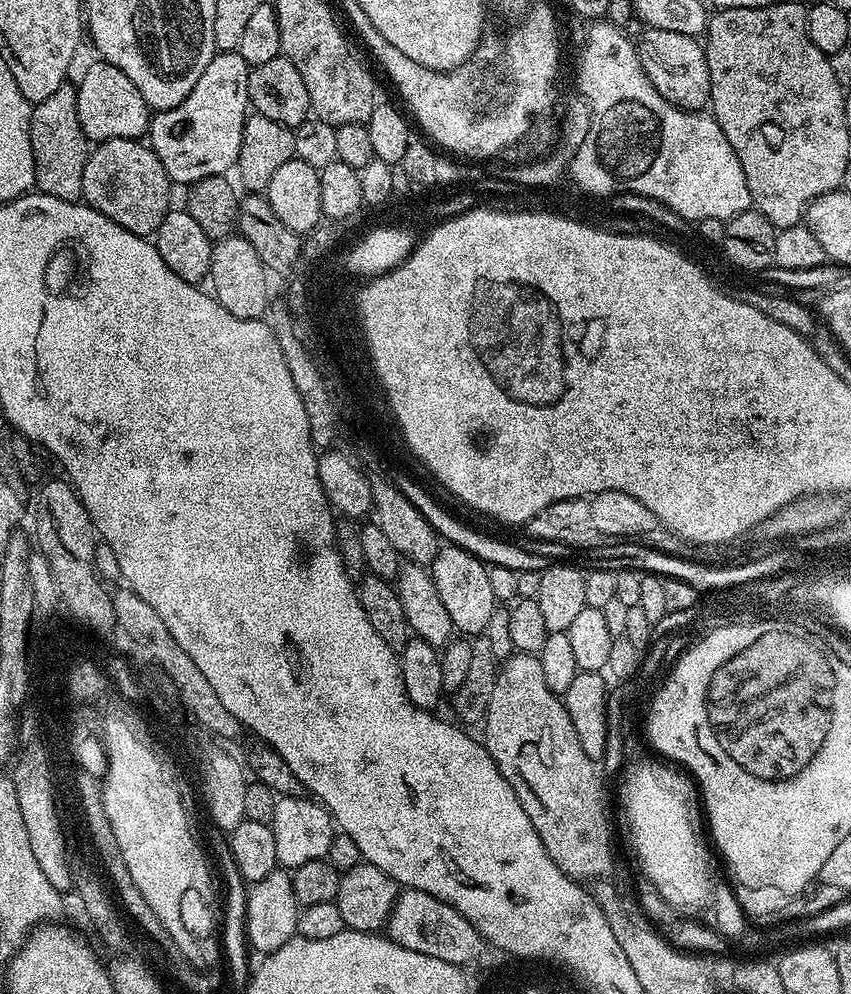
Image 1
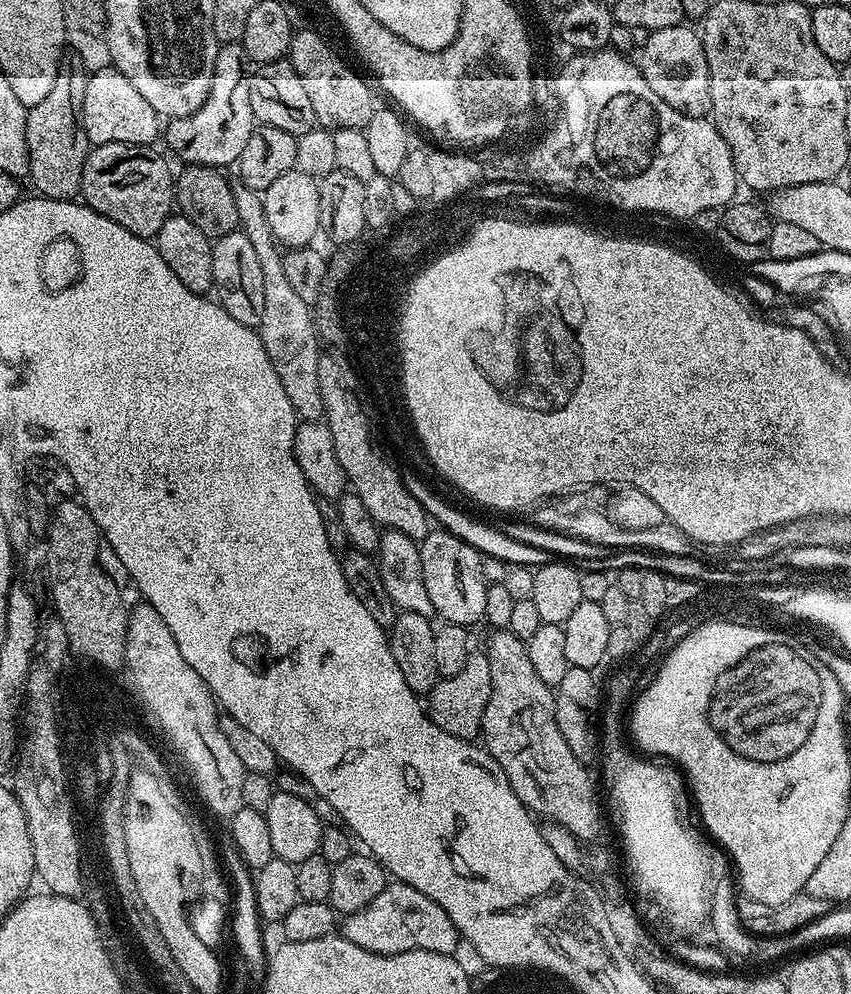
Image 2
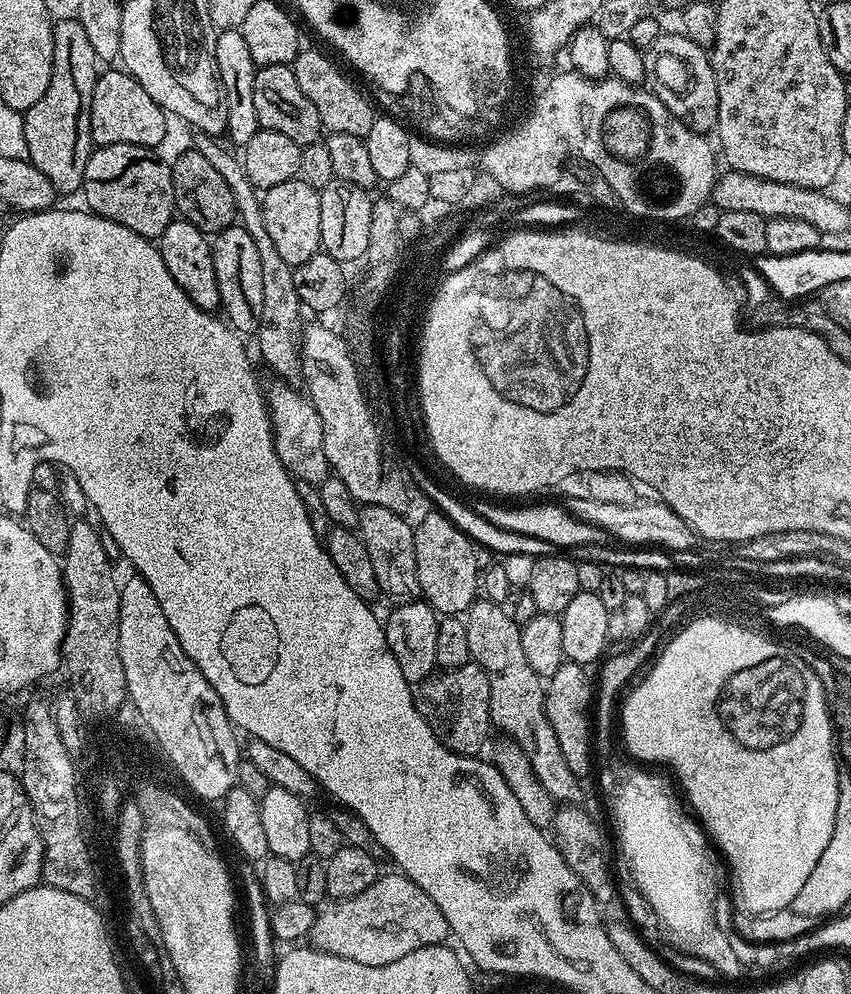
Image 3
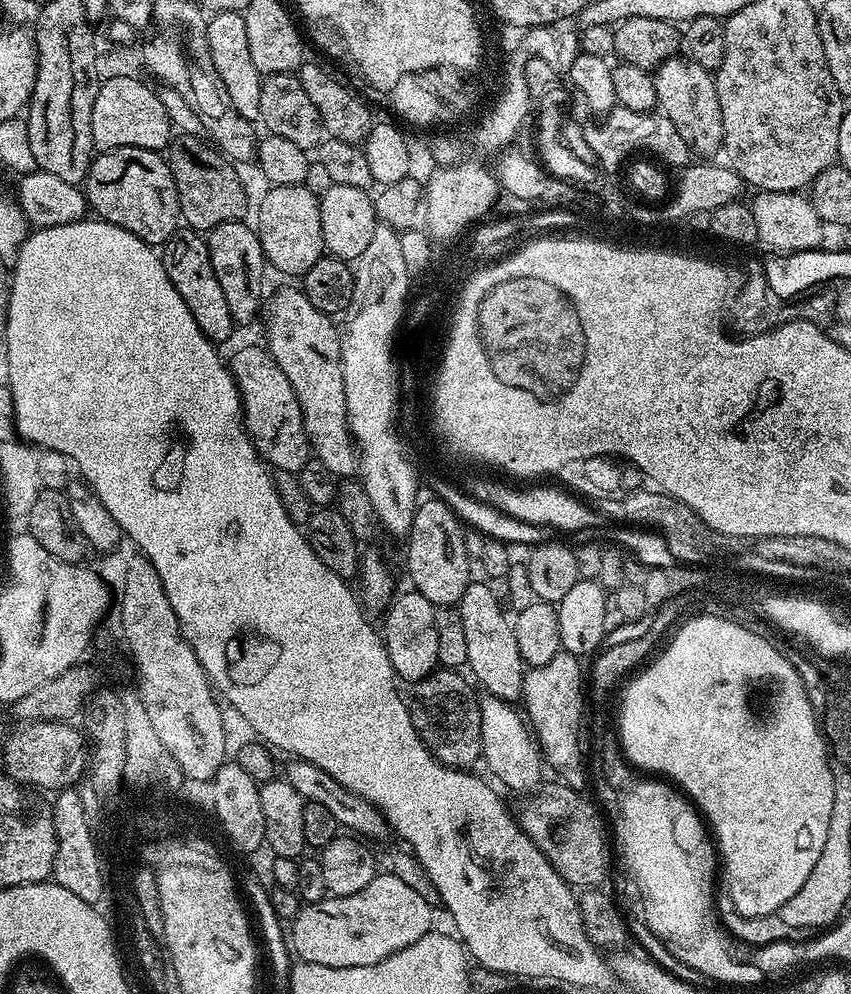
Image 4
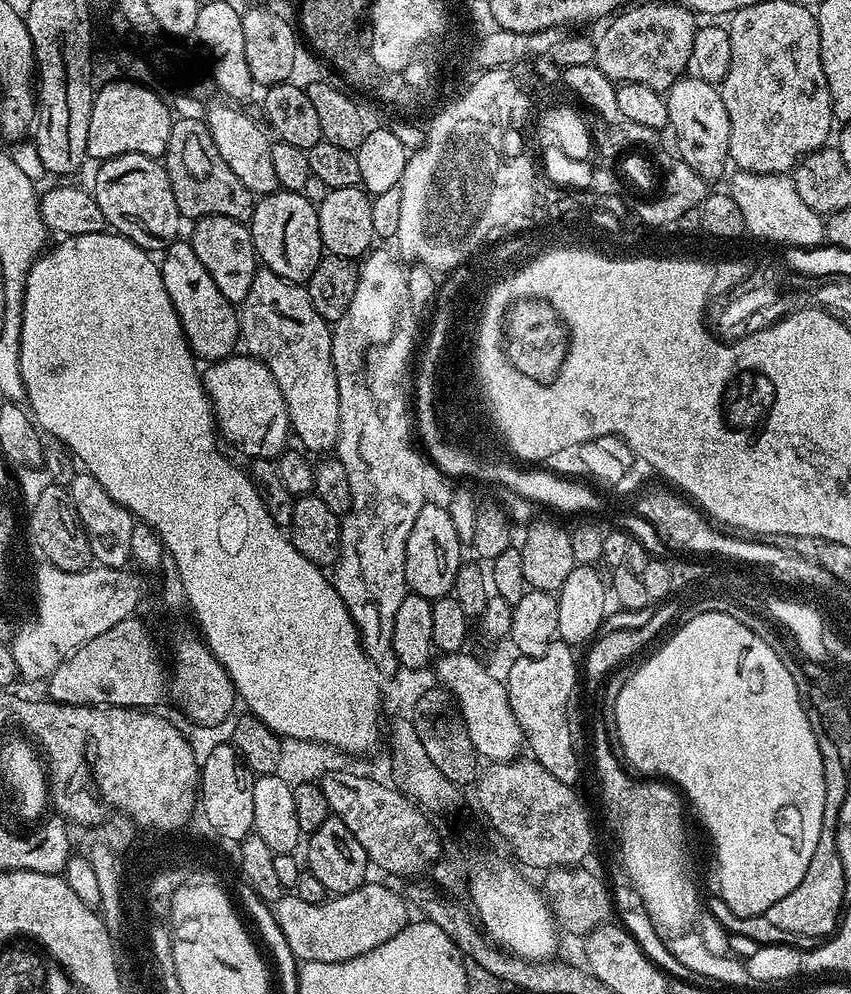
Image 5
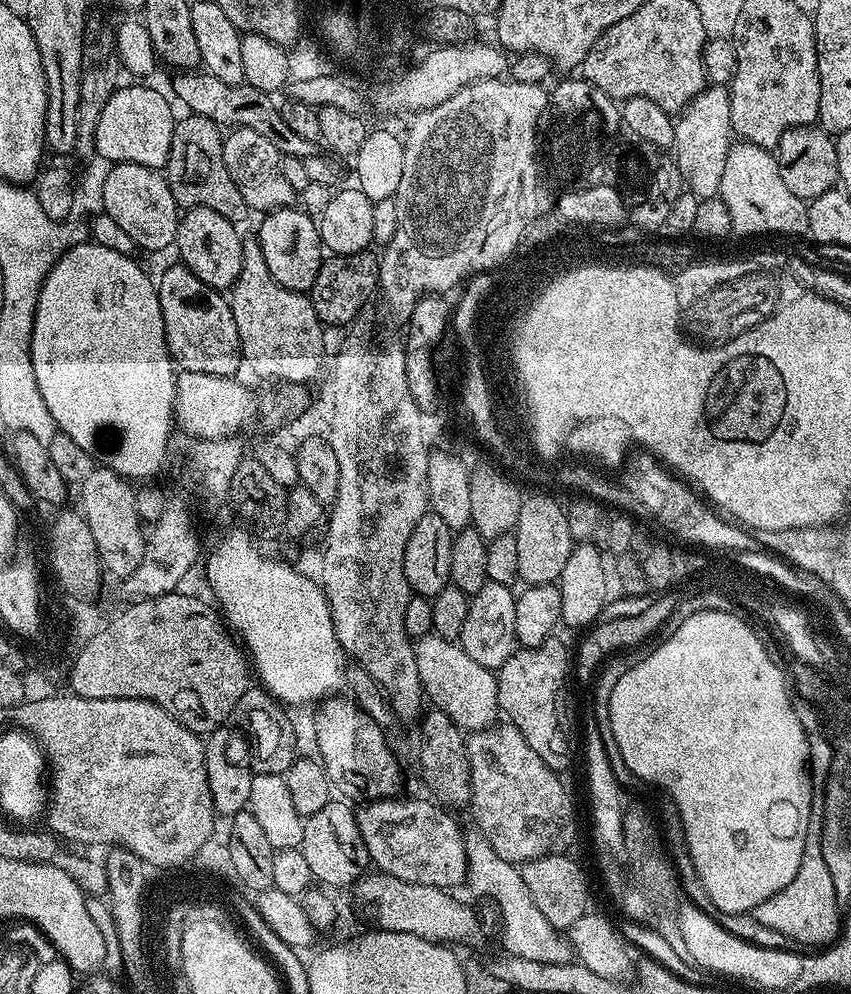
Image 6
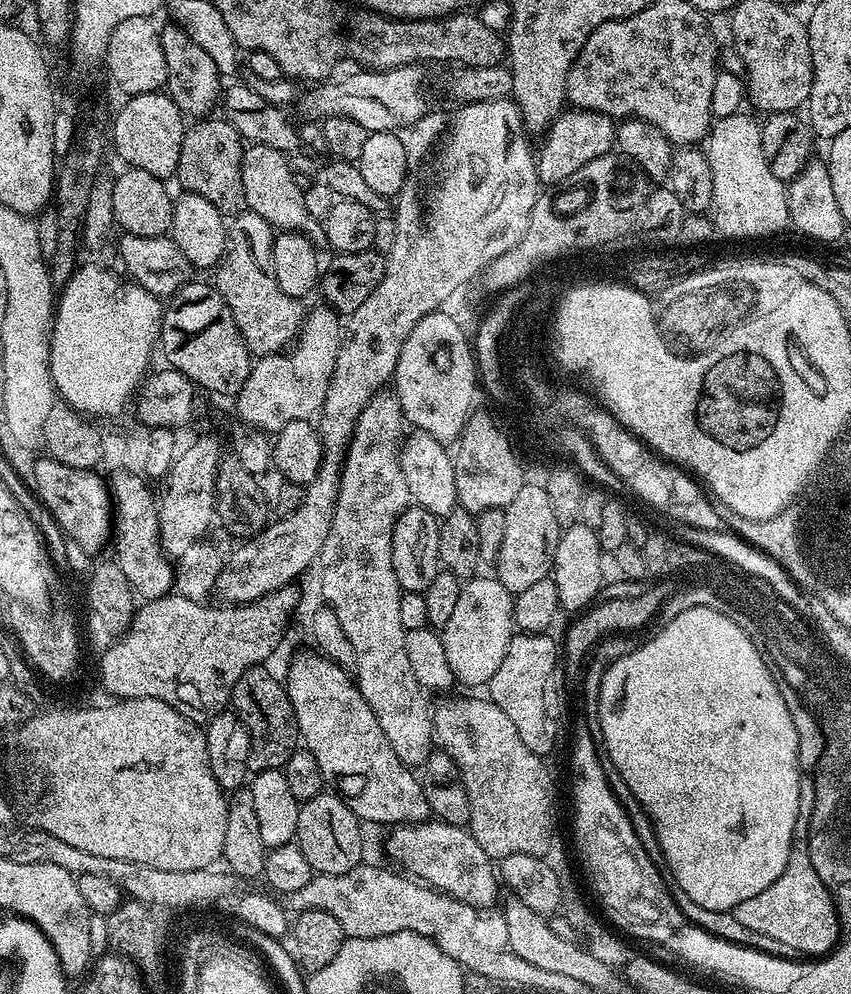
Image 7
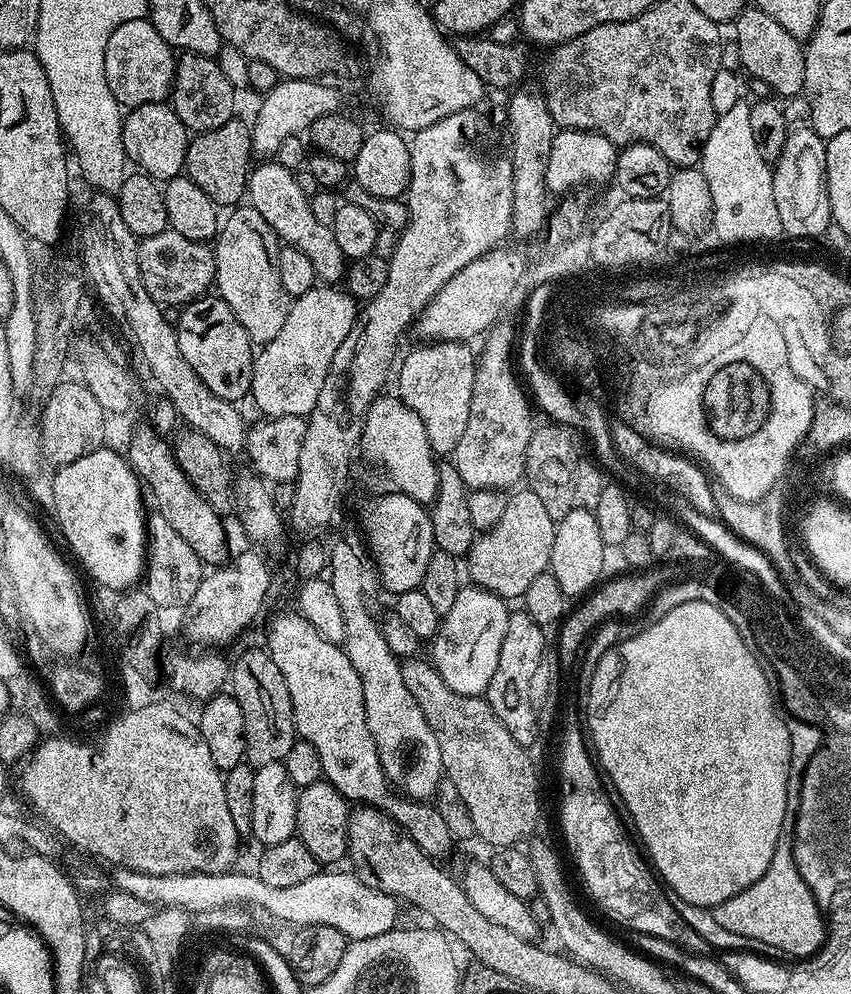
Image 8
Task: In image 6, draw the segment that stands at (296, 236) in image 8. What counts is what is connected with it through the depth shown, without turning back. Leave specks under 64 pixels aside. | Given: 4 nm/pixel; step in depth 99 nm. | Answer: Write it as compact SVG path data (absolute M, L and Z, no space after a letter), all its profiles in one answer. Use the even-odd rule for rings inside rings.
M233 128L224 136L222 158L226 162L226 170L234 178L242 198L246 198L246 206L253 213L267 214L277 208L290 208L297 203L298 193L286 182L282 174L282 157L262 134L254 134L254 130Z

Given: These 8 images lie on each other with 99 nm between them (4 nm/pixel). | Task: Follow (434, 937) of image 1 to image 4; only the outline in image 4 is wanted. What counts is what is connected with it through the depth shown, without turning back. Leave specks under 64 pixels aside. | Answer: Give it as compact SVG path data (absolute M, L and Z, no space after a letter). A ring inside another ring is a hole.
M380 872L358 894L329 895L316 904L304 904L290 922L290 948L305 964L377 964L433 931L432 907L418 890L394 874Z

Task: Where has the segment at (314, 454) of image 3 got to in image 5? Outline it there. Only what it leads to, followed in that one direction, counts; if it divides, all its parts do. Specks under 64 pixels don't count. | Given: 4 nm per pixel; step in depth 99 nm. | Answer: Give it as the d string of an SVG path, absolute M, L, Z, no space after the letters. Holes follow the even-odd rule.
M233 354L225 360L209 363L203 369L202 379L212 398L219 435L223 439L225 436L238 451L245 452L248 458L272 460L289 447L292 423L286 398L282 398L274 374L270 374L261 360L247 354Z

